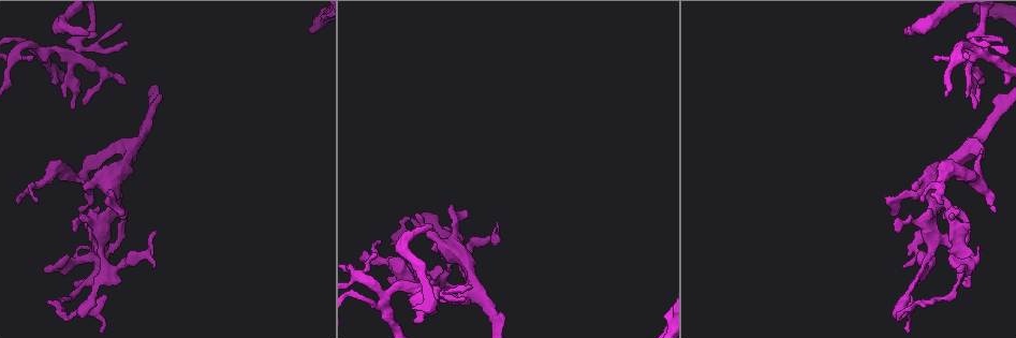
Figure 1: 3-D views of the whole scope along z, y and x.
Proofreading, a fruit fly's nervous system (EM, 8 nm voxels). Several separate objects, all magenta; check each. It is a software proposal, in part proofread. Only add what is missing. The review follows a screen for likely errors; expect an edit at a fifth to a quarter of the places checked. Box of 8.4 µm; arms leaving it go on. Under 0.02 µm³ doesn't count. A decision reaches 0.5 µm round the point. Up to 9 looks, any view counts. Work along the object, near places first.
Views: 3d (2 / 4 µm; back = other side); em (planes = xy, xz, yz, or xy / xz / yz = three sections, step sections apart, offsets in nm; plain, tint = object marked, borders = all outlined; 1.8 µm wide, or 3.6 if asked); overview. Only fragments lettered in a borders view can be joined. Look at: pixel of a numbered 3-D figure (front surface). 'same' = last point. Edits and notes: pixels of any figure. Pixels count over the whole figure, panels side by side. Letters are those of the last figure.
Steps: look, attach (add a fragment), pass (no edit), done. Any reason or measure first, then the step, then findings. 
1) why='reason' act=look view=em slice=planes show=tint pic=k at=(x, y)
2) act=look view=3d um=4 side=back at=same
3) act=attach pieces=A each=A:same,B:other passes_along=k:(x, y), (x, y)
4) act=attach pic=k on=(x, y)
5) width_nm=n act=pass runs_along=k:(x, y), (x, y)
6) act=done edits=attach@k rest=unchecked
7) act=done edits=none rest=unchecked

why='a narrow waist' act=look view=em slice=xy step=16 show=tint pic=1 at=(81, 177)

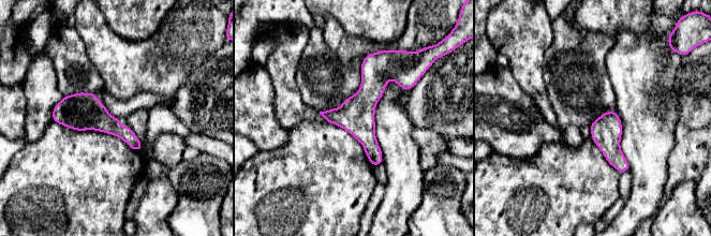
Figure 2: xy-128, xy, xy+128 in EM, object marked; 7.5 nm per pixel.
why='cut it another way' act=look view=em slice=planes show=tint at=same

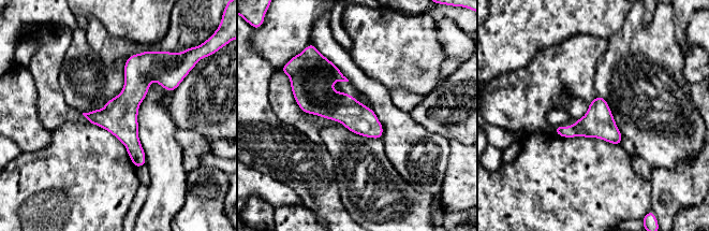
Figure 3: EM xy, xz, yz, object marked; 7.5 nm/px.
act=look view=em slice=planes show=borders at=same

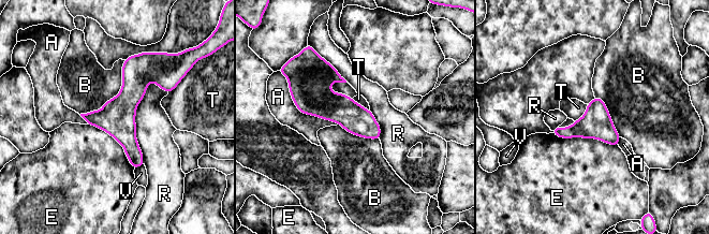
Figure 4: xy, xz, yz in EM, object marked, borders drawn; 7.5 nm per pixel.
width_nm=220 act=pass each=A:other,B:other,E:other,R:other,T:other,V:other runs_along=4:(137, 59), (127, 101), (135, 164) found='no lettered fragment goes on from it'

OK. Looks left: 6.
why='closes a loop' act=look view=em slice=planes show=borders pic=1 at=(441, 280)

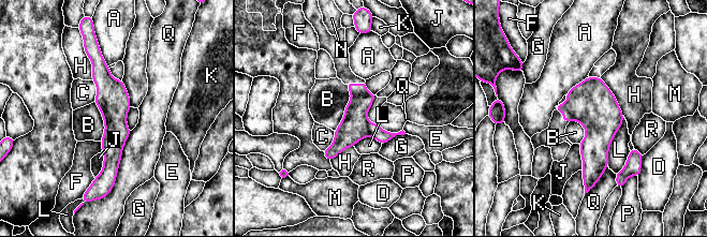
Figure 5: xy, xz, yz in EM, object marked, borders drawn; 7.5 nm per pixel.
width_nm=220 act=pass each=A:other,B:other,C:other,D:other,E:other,F:other,G:other,H:other,J:other,K:other,L:other,M:other,N:other,P:other,Q:other,R:other runs_along=5:(98, 55), (113, 100), (108, 181) found='no lettered fragment goes on from it'

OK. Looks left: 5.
why='free end' act=look view=3d um=4 pic=1 at=(894, 216)

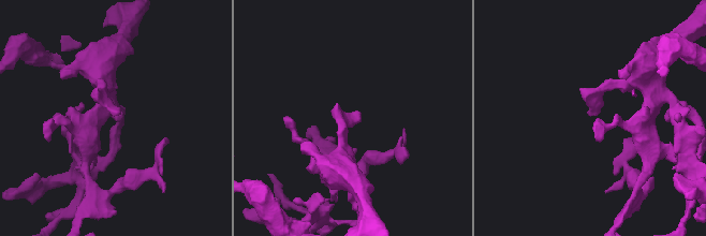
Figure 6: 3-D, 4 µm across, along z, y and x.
act=look view=em slice=xy step=16 show=borders pic=6 at=(360, 117)

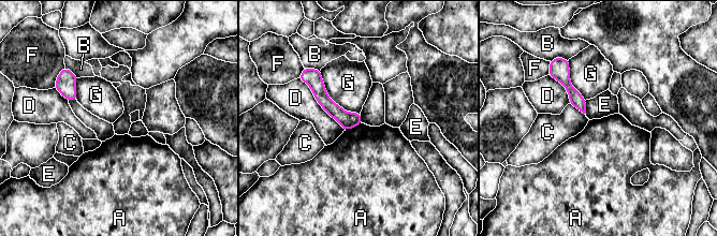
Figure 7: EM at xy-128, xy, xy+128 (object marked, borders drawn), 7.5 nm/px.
width_nm=130 act=pass each=A:other,B:other,C:other,D:other,E:other,F:other,G:other border=7:(361, 122), (345, 131) found='no lettered fragment goes on from it'

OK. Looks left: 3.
act=look view=em slice=xz step=16 show=borders pic=1 at=(33, 58)

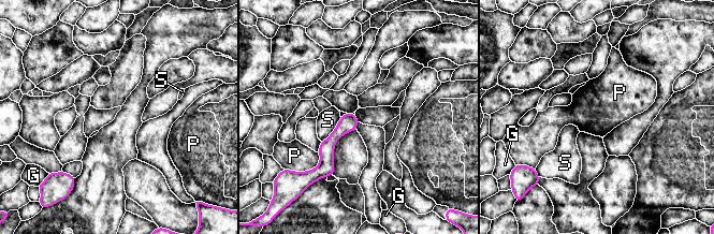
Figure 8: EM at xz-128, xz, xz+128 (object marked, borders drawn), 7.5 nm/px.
why='another direction' act=look view=em slice=planes show=borders at=same

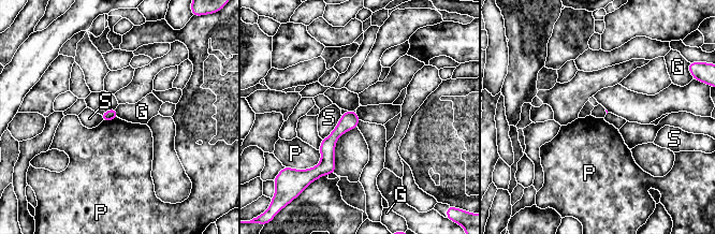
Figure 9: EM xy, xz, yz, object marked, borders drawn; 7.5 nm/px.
act=pass each=G:other,P:other,S:other runs_along=9:(351, 113), (327, 145), (326, 170) found='none of them fits'

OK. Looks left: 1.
act=done edits=none rest=unchecked

